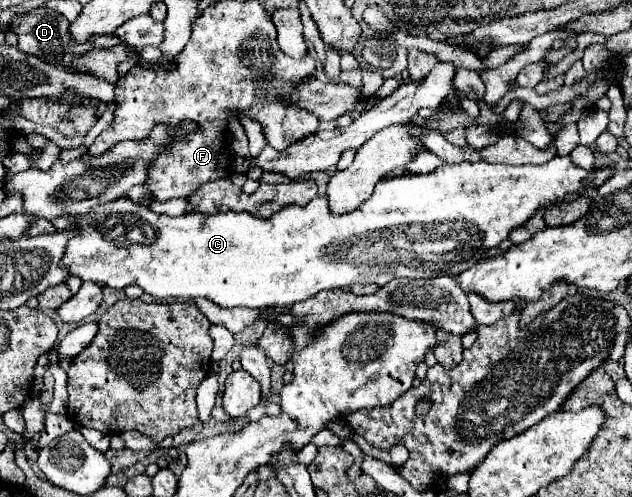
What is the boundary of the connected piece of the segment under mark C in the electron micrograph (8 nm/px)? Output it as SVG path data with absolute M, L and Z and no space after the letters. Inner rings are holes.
M554 157L552 161L548 161L544 165L506 165L506 163L488 163L488 161L476 161L476 163L462 161L458 165L440 165L440 169L434 169L428 175L412 175L410 173L410 175L382 179L374 187L372 197L368 201L364 201L358 209L354 209L352 213L346 213L346 215L334 215L328 209L328 197L326 195L318 195L318 197L314 197L304 207L288 205L288 207L280 209L278 213L274 213L268 219L264 219L264 217L250 217L250 213L236 213L233 211L216 213L214 215L186 213L186 215L180 215L180 217L170 217L170 215L148 211L140 203L134 203L134 201L128 201L128 199L122 197L118 201L112 201L112 203L106 203L106 205L98 205L98 207L92 209L92 213L86 213L86 215L78 217L76 227L80 229L80 233L72 241L68 241L62 265L66 265L70 269L70 275L80 277L82 281L94 281L94 283L100 283L100 285L108 285L112 289L124 289L126 285L138 285L138 287L144 289L144 293L152 295L158 301L204 297L204 299L210 299L212 303L216 303L220 307L288 307L288 305L294 305L298 301L306 301L306 299L314 297L318 291L350 287L354 283L378 283L378 285L386 285L394 277L408 277L408 279L424 277L424 279L430 279L430 277L436 277L436 275L442 275L442 273L446 273L450 277L456 277L458 273L468 269L474 261L484 259L486 251L490 247L496 247L498 243L508 239L508 233L514 227L524 225L538 207L554 205L554 203L562 201L564 195L580 195L588 187L600 187L608 177L610 177L608 169L598 169L592 175L592 173L580 169L580 167L574 167L568 157Z

